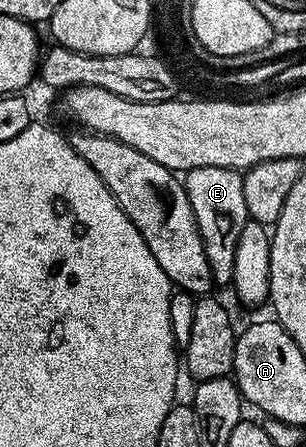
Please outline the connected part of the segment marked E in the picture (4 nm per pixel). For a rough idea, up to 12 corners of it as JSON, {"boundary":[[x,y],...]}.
{"boundary":[[204,166],[184,183],[215,285],[230,284],[250,219],[243,173]]}

